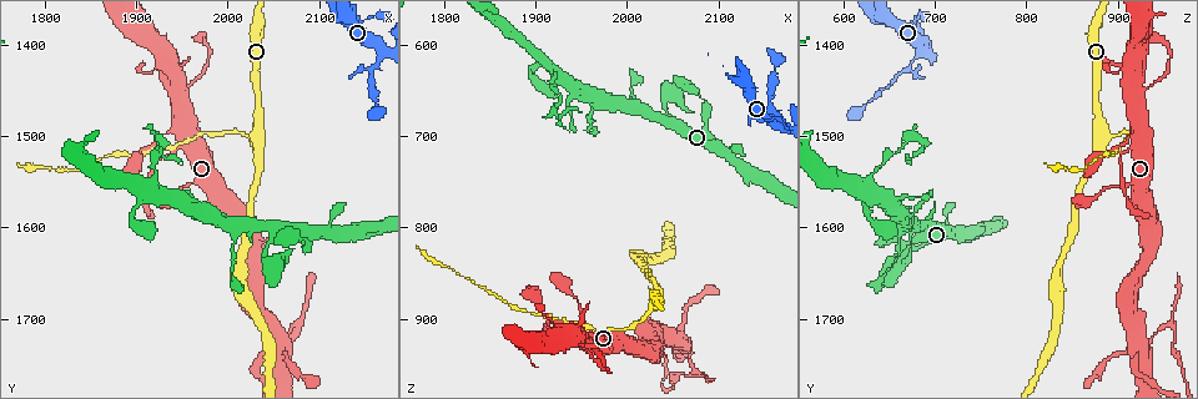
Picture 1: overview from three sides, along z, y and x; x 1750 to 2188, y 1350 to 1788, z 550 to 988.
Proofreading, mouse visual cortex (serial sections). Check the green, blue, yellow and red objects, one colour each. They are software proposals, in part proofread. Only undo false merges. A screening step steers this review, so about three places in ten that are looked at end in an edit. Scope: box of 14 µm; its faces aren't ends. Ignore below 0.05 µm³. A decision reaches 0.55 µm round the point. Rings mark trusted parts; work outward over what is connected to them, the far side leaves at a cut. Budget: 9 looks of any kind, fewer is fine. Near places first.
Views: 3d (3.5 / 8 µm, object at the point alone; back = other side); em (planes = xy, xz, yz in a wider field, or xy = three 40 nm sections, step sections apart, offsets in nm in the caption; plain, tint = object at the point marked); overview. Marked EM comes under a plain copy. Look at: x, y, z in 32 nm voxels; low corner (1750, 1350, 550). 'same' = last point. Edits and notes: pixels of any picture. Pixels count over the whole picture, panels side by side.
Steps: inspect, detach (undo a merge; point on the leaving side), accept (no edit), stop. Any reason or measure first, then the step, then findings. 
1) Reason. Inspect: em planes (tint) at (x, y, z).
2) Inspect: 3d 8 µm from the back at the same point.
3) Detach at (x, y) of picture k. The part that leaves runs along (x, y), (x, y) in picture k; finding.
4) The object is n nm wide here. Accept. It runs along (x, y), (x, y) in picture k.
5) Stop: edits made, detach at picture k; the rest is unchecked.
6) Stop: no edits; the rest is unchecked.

Sudden change in width. Inspect: 3d 3.5 µm at (1940, 1520, 905).

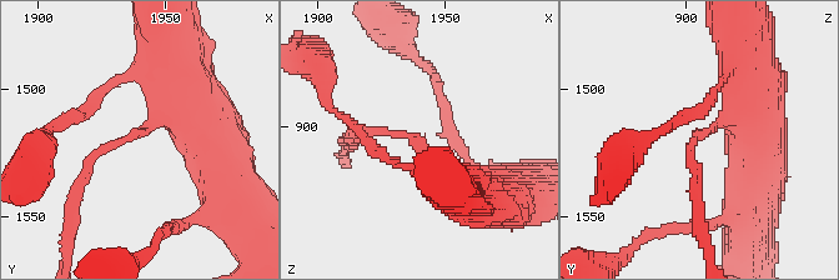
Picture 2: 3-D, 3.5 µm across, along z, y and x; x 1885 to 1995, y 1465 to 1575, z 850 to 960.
The arms are 150, 450 nm wide. Inspect: em xy step 2 (tint) at (1937, 1518, 905).

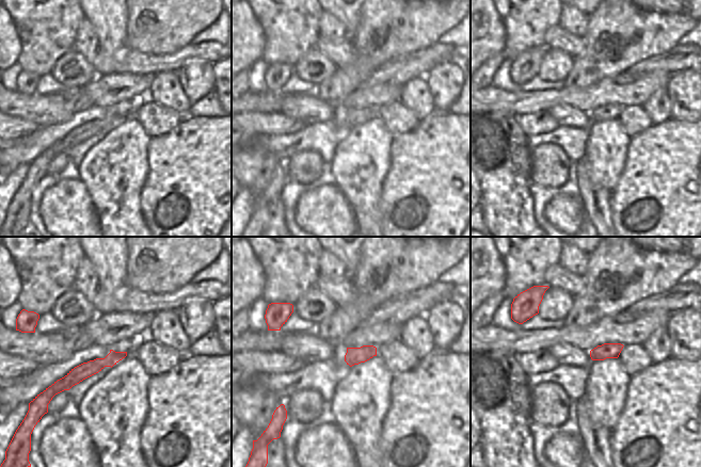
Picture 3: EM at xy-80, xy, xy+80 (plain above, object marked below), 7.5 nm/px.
Another direction. Inspect: em planes (tint) at the same point.

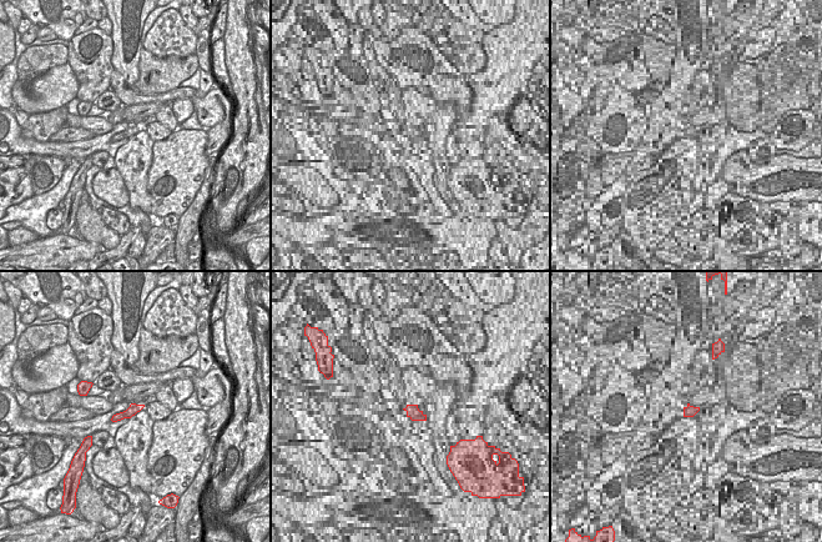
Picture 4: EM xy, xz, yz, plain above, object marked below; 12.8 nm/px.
Accept. It runs along (189, 118), (107, 144), (78, 190) in picture 2; continuous, no second cell.

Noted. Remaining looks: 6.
Side arm on a straight run. Inspect: 3d 8 µm at (1950, 1450, 925).

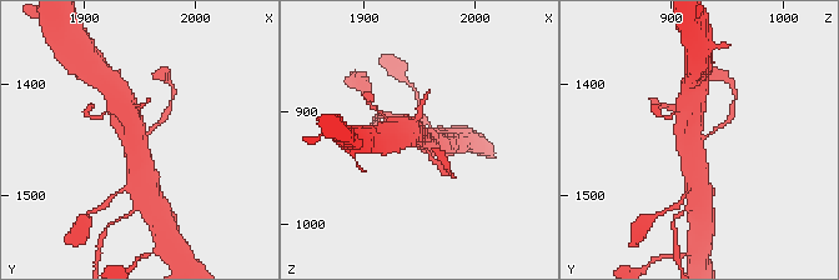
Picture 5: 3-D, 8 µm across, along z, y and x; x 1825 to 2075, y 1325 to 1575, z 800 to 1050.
Inspect: 3d 3.5 µm at (1952, 1446, 924).

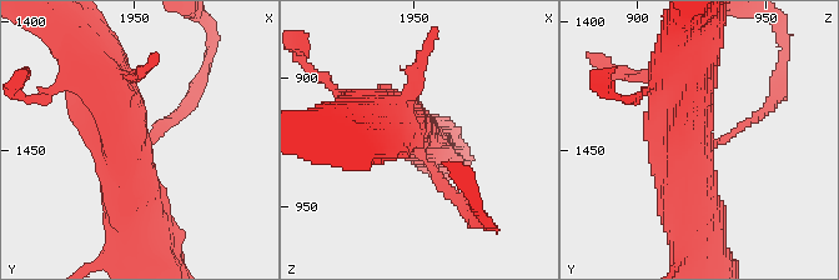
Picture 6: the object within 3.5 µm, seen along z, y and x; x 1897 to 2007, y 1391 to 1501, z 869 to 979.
3 arms meet here; the arms are 150, 600, 700 nm wide. Inspect: em xy step 1 (tint) at (1950, 1448, 926).

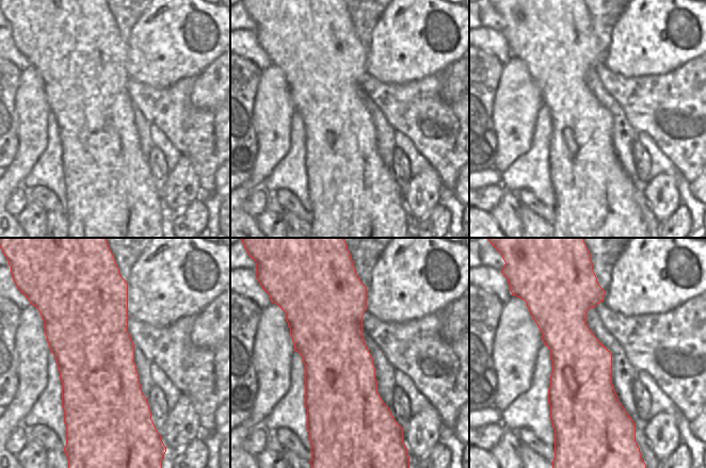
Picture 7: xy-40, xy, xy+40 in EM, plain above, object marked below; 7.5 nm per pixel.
Accept. It runs along (142, 230), (96, 73) in picture 6; one cell here.

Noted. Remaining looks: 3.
Three arms meet. Inspect: 3d 3.5 µm at (2165, 1405, 680).

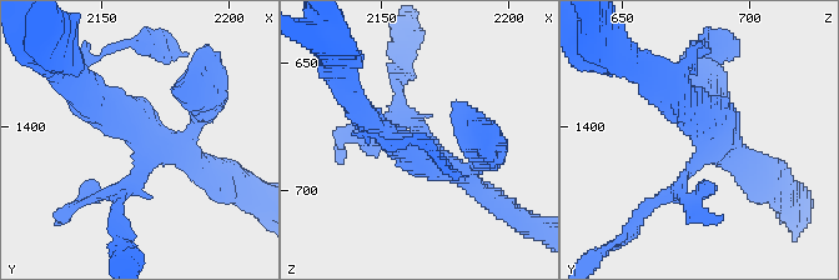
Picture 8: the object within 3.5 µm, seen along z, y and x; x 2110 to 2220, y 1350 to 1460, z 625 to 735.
Now the EM. Inspect: em xy step 2 (tint) at (2165, 1409, 681).

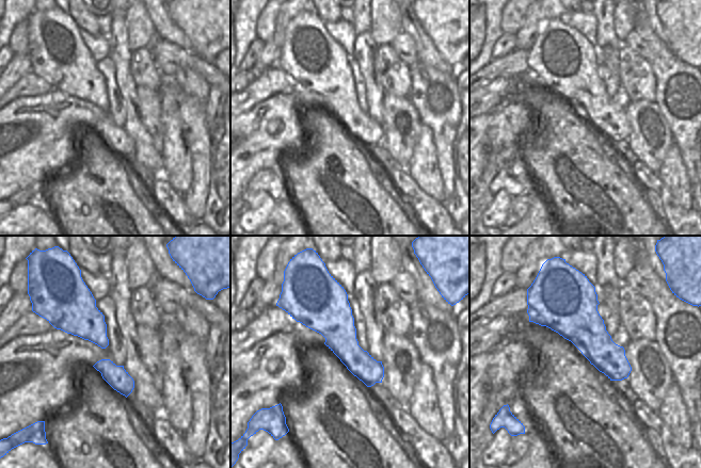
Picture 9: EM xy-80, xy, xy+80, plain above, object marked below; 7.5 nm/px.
Cut it another way. Inspect: em planes (tint) at the same point.

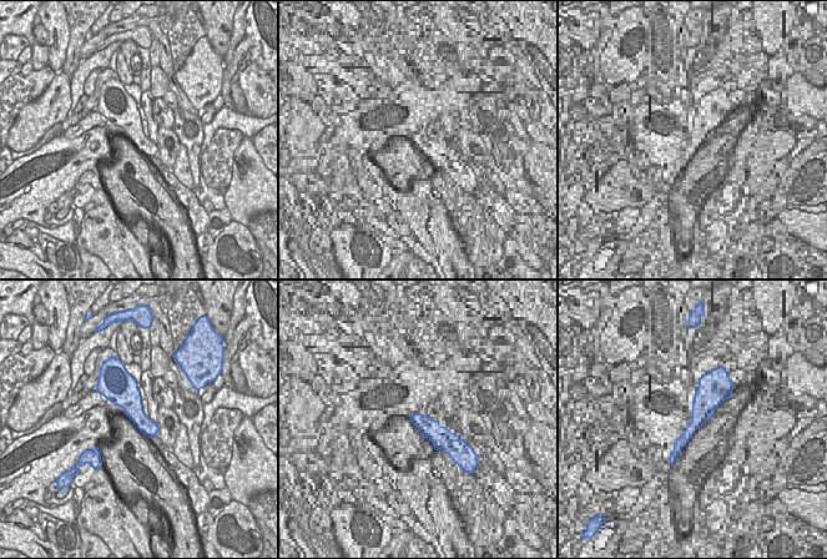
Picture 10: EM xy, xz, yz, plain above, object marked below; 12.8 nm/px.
Detach at (402, 103) of picture 8. A second cell is stuck on.

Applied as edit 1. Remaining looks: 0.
Stop: edits made, detach at picture 8; the rest is unchecked.

